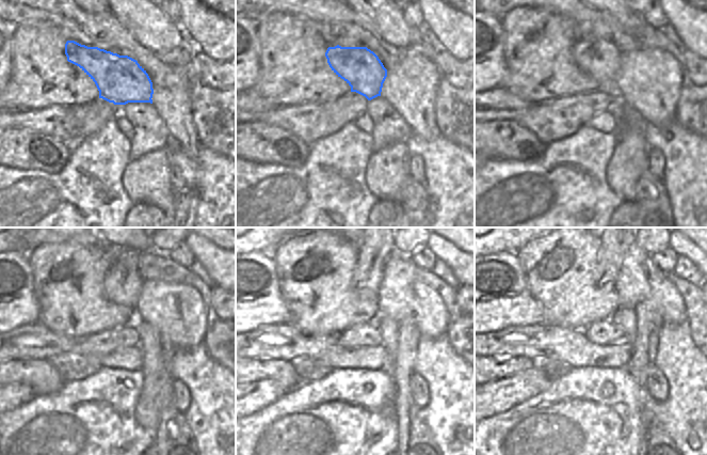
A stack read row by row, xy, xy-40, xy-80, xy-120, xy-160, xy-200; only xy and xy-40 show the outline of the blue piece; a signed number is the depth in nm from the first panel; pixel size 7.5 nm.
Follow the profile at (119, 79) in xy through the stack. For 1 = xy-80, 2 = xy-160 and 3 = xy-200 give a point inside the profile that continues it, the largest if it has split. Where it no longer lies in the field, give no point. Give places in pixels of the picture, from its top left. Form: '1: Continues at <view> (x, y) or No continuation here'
1: Continues at xy-80 (598, 58)
2: Continues at xy-160 (373, 251)
3: Continues at xy-200 (613, 249)

